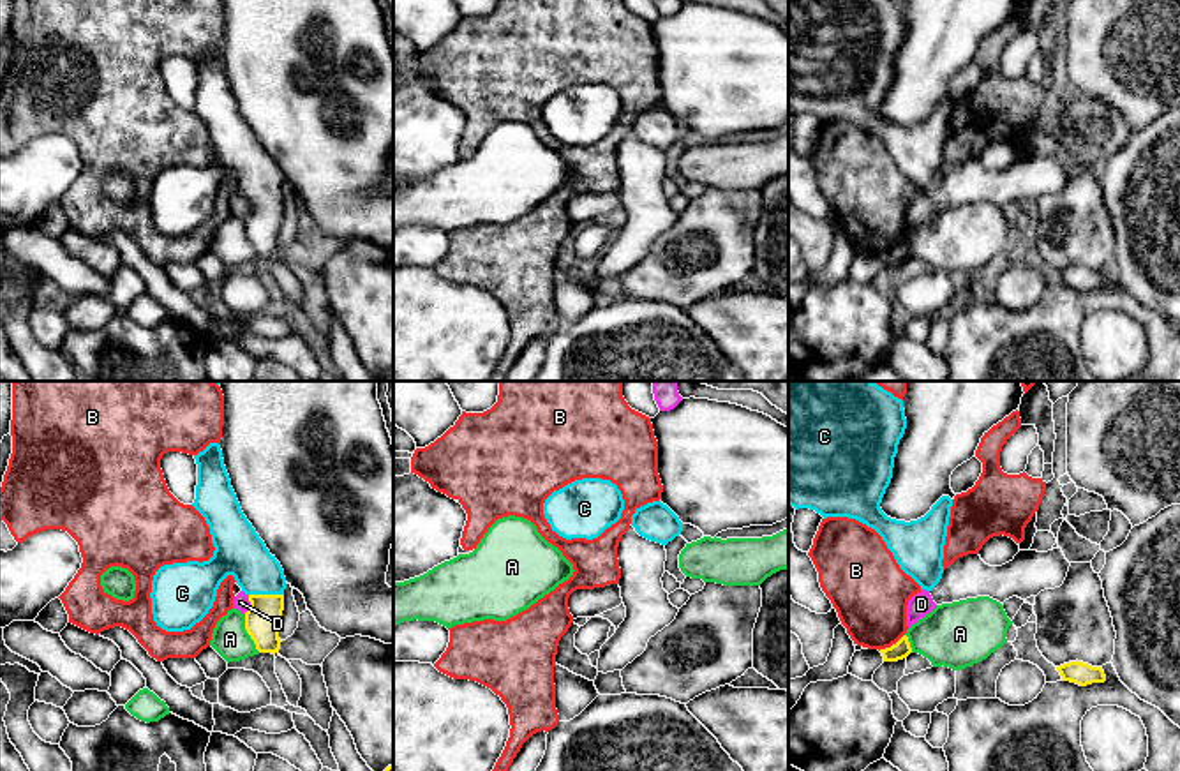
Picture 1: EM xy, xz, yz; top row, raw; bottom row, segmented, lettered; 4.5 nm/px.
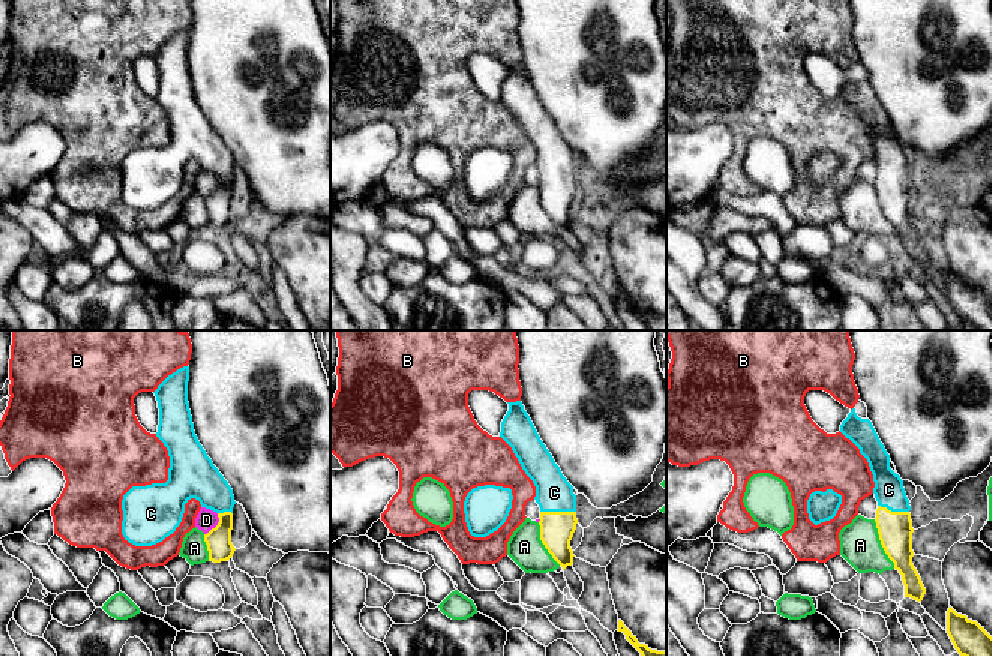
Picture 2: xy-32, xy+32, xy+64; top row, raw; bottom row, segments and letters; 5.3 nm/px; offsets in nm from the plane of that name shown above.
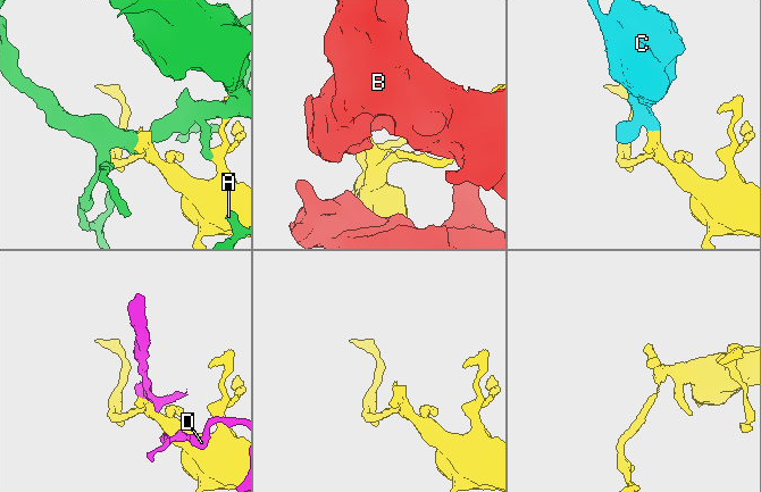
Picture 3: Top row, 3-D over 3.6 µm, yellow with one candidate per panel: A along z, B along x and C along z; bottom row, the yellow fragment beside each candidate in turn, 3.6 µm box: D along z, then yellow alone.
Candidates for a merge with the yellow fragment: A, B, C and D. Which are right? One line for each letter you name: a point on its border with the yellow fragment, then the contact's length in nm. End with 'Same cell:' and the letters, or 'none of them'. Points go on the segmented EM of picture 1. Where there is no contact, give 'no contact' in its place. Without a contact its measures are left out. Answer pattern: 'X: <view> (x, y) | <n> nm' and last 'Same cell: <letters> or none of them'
C: xy (267, 595) | 160 nm
Same cell: C

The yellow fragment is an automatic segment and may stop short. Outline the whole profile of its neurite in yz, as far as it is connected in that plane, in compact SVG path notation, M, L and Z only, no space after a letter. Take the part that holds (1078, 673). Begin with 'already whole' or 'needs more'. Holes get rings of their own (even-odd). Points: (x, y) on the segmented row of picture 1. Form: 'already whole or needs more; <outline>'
already whole; M1078 660L1060 665L1057 667L1057 670L1060 672L1064 681L1071 681L1079 686L1106 681L1102 667L1092 667Z

